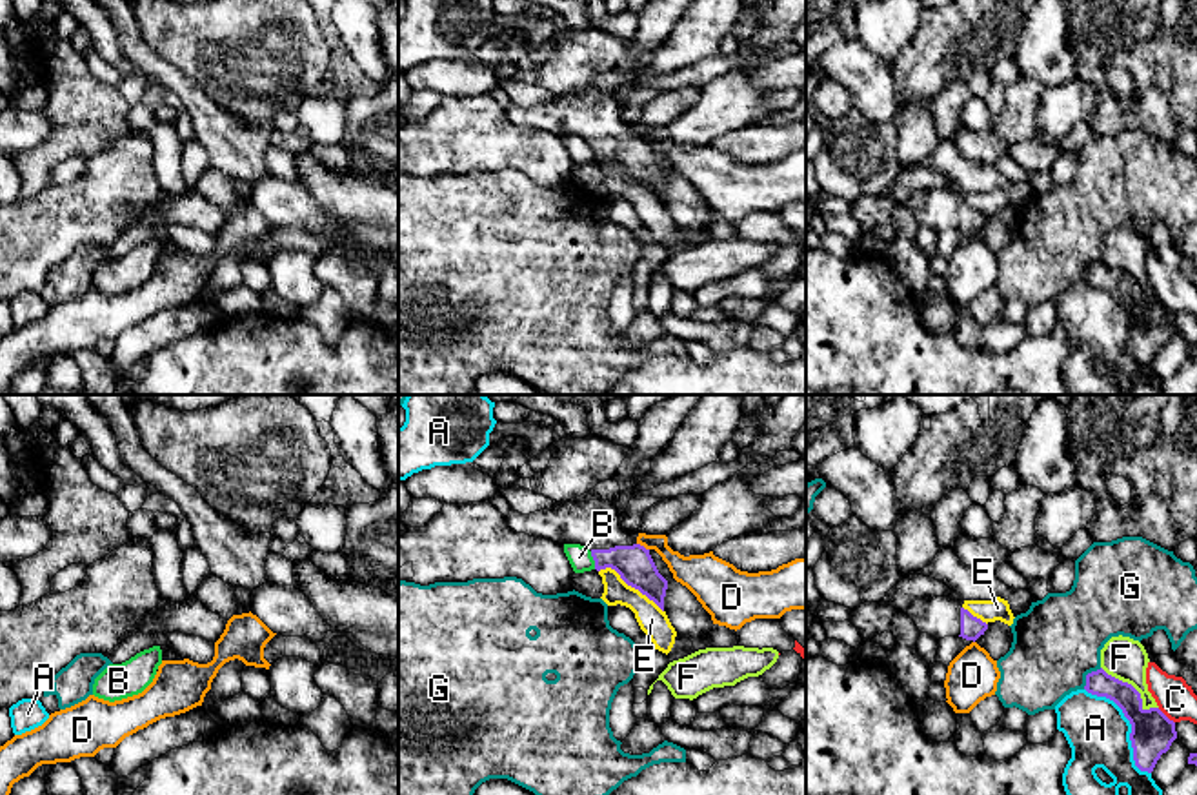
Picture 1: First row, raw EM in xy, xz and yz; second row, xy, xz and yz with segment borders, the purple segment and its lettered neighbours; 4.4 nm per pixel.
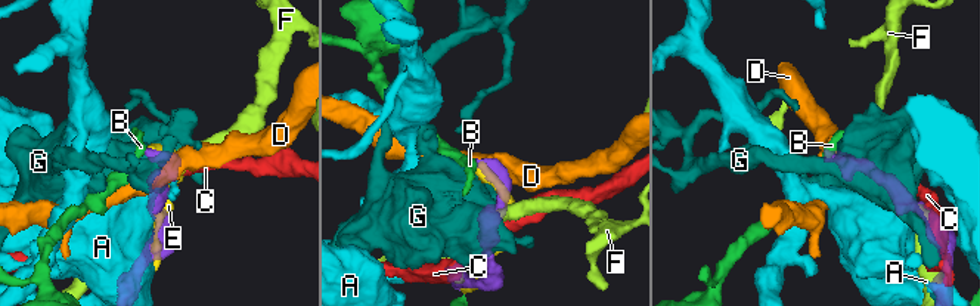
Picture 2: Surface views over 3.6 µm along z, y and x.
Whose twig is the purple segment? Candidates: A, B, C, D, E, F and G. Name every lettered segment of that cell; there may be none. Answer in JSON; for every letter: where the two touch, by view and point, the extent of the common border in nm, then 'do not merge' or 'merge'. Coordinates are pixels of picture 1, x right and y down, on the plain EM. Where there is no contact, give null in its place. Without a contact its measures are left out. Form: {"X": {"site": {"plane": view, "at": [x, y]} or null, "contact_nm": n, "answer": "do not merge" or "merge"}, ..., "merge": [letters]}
{"A": {"site": {"plane": "yz", "at": [1132, 319]}, "contact_nm": 480, "answer": "do not merge"}, "B": {"site": {"plane": "xz", "at": [593, 151]}, "contact_nm": 80, "answer": "do not merge"}, "C": {"site": {"plane": "yz", "at": [1165, 308]}, "contact_nm": 100, "answer": "do not merge"}, "D": {"site": {"plane": "xz", "at": [643, 139]}, "contact_nm": 70, "answer": "do not merge"}, "E": {"site": {"plane": "xz", "at": [632, 179]}, "contact_nm": 340, "answer": "do not merge"}, "F": {"site": {"plane": "yz", "at": [1134, 281]}, "contact_nm": 320, "answer": "do not merge"}, "G": {"site": {"plane": "yz", "at": [1086, 268]}, "contact_nm": 130, "answer": "do not merge"}, "merge": []}

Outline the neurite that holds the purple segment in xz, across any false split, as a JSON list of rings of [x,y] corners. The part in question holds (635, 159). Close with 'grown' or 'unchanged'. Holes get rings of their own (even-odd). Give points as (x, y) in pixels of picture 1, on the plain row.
[[[609,93],[566,95],[529,107],[509,104],[506,115],[517,126],[558,136],[580,136],[591,144],[595,162],[615,162],[620,171],[664,204],[668,173],[649,142],[635,136]]]; grown

